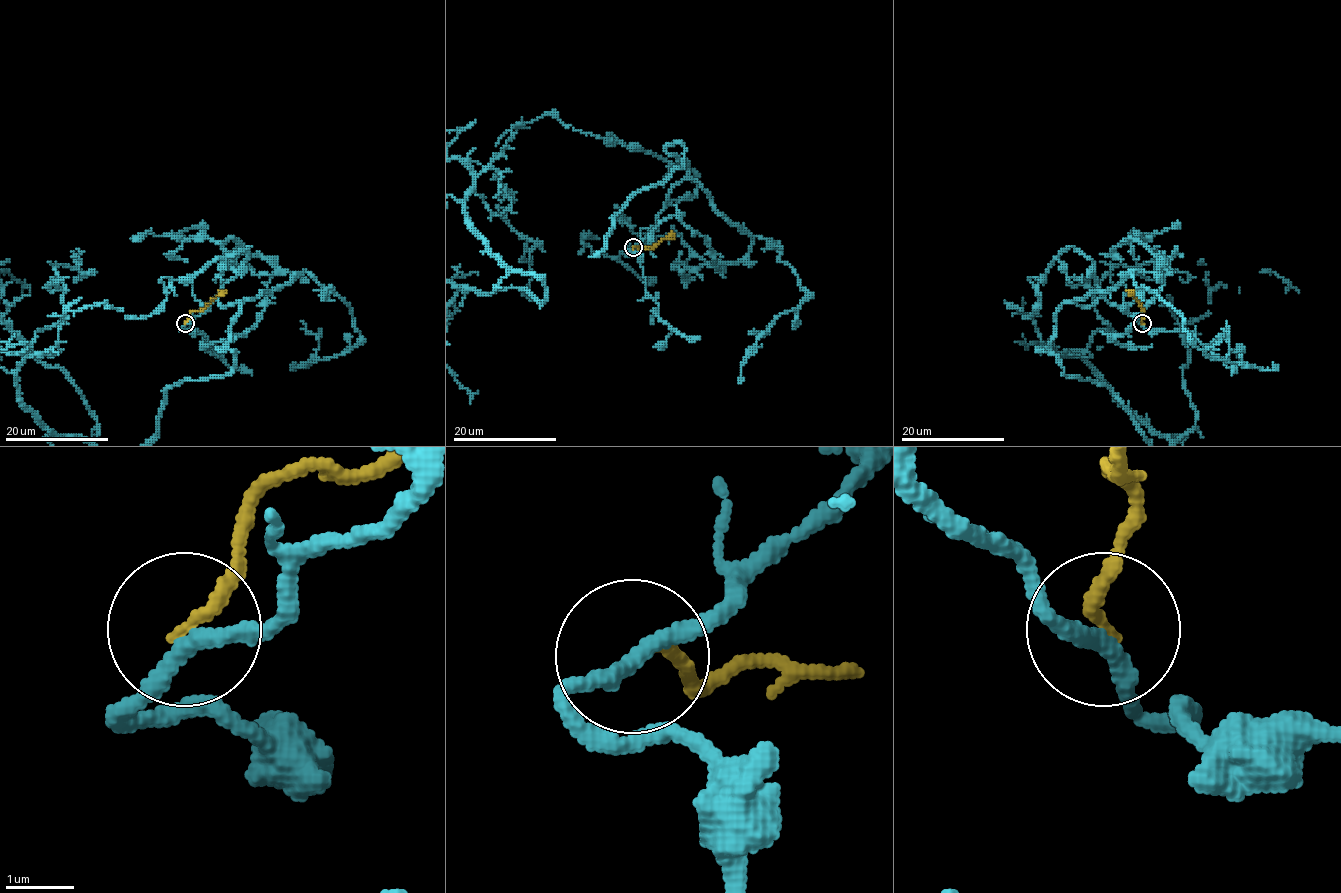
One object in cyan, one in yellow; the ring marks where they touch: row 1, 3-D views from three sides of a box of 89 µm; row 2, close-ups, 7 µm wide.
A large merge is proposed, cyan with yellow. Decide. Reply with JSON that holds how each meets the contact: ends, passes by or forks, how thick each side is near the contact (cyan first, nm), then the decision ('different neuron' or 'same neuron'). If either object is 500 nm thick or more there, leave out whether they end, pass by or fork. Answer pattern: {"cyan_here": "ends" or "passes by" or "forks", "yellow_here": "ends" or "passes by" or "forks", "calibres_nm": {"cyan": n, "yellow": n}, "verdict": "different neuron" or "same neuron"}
{"cyan_here": "passes by", "yellow_here": "ends", "calibres_nm": {"cyan": 240, "yellow": 190}, "verdict": "different neuron"}

